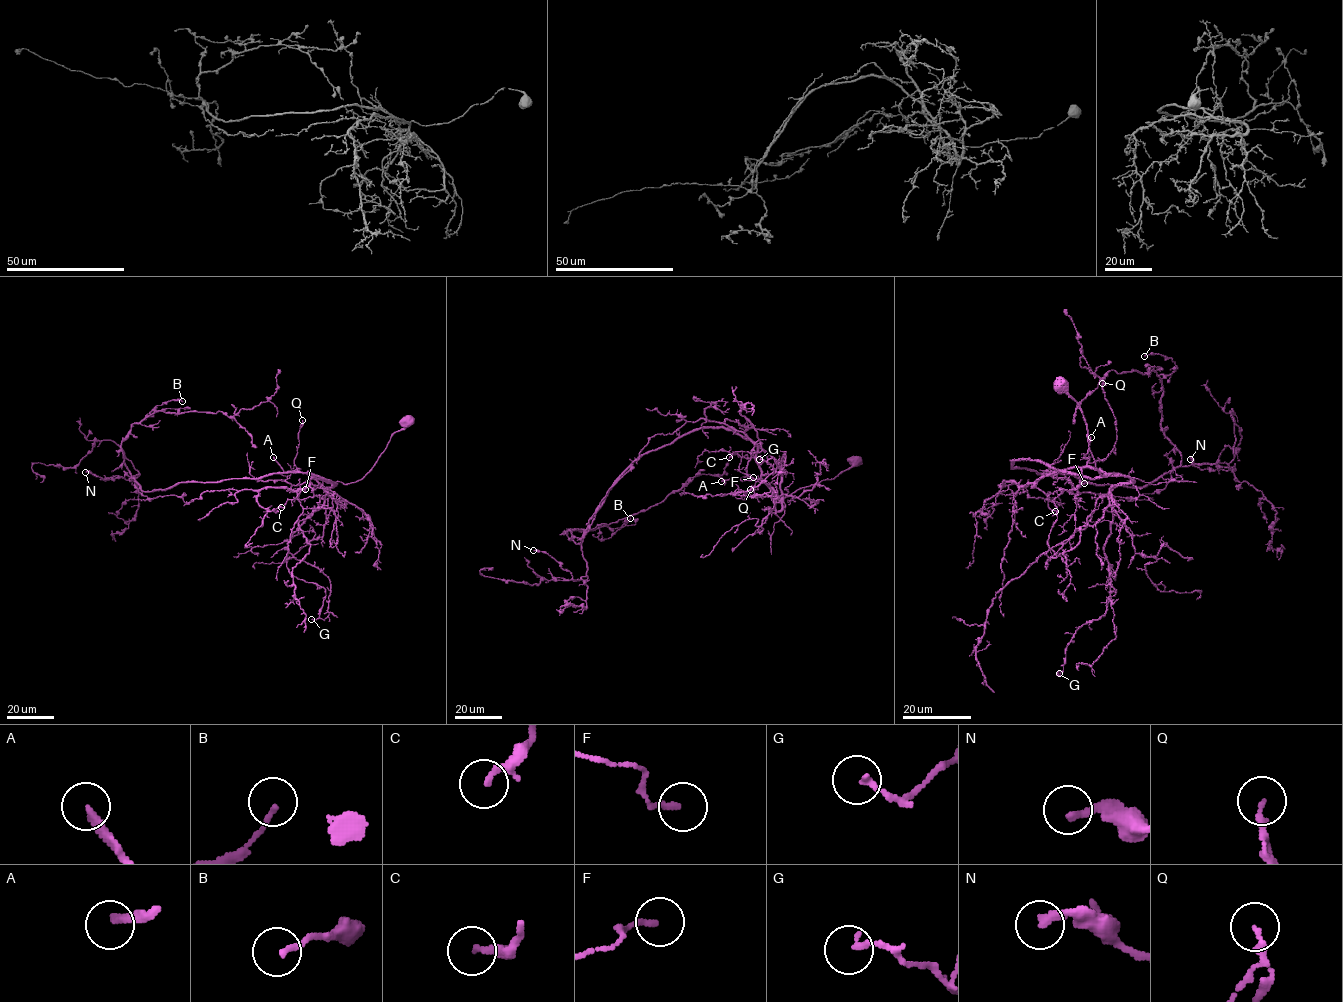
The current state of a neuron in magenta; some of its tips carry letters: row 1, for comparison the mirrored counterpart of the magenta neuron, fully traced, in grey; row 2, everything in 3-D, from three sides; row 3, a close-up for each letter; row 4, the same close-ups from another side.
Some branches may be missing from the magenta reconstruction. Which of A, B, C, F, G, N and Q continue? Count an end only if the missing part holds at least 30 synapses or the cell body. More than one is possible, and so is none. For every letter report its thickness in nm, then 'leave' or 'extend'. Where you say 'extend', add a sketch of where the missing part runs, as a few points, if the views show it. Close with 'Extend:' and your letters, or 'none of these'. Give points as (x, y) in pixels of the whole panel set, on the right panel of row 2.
A: calibre 240 nm; extend; course (1091, 437), (1078, 380), (1091, 378), (1095, 369), (1090, 348), (1072, 331), (1060, 300)
B: calibre 150 nm; leave
C: calibre 140 nm; leave
F: calibre 170 nm; leave
G: calibre 170 nm; leave
N: calibre 240 nm; leave
Q: calibre 190 nm; leave
Extend: A

